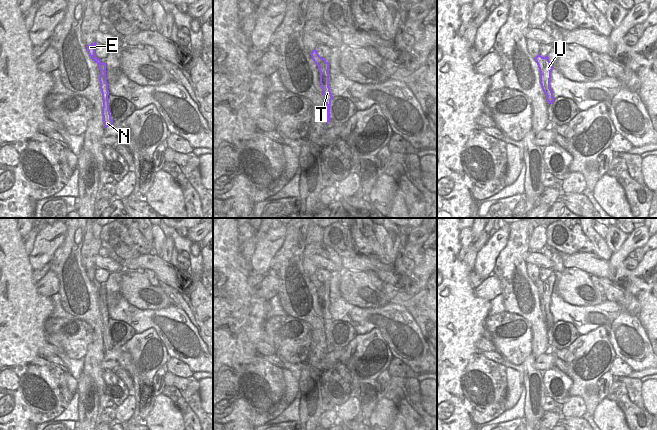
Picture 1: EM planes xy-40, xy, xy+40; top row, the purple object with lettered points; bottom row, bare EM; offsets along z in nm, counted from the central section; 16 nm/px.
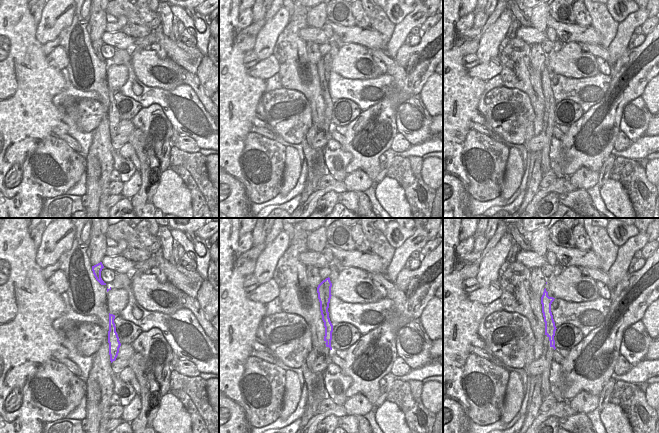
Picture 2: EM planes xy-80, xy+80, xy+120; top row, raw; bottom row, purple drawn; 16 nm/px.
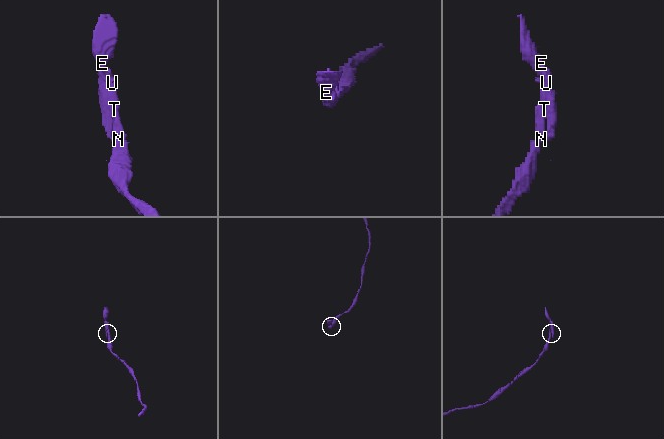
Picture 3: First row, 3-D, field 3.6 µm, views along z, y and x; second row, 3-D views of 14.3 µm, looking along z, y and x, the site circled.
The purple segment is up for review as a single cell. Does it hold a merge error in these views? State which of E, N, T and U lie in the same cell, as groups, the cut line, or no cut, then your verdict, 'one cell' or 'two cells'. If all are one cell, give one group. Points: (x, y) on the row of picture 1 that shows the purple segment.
groups E / N T U; cut xy+40 (543, 57), (543, 80), (546, 93); two cells

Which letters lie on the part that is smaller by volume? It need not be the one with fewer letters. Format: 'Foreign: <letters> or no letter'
Foreign: E

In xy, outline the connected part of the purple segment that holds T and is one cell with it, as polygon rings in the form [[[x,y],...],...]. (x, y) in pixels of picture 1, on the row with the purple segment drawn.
[[[322,58],[321,64],[319,66],[320,71],[320,84],[323,91],[323,96],[326,103],[326,118],[327,124],[330,121],[330,105],[332,100],[332,94],[329,87],[329,62]]]

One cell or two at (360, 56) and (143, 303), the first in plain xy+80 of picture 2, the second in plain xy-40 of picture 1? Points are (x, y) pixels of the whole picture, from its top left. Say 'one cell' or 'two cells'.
one cell

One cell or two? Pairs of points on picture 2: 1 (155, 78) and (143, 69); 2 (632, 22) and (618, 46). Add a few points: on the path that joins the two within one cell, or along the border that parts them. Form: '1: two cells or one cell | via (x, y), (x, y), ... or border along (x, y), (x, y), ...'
1: one cell | via (152, 75), (146, 69)
2: one cell | via (626, 28), (621, 40)

